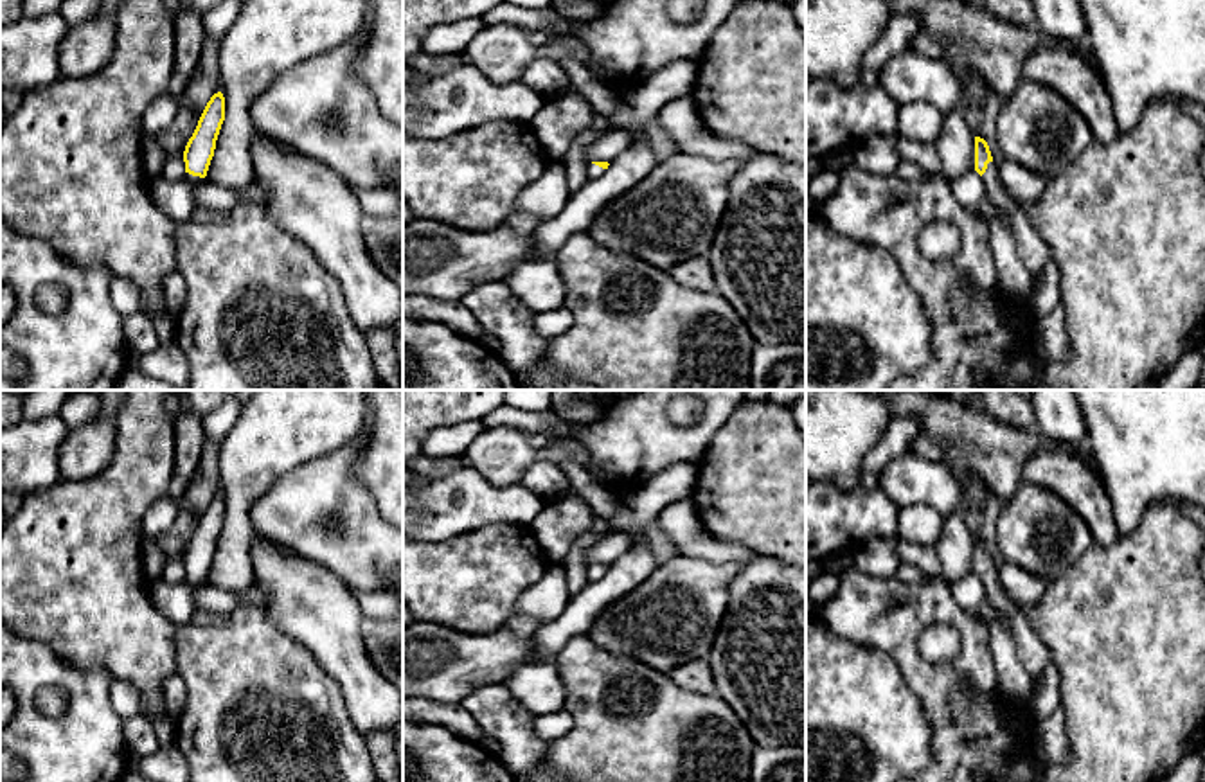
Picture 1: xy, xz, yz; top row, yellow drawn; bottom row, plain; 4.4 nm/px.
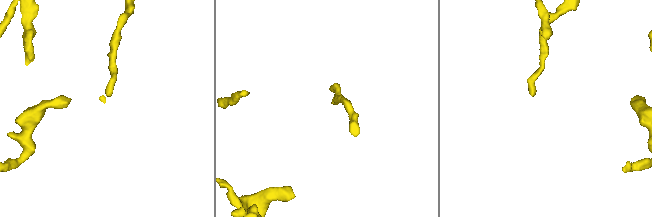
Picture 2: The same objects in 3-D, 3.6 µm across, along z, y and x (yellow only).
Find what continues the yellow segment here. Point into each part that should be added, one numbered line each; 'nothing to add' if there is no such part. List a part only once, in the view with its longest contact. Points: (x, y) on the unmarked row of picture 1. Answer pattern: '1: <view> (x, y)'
1: xy (213, 599)

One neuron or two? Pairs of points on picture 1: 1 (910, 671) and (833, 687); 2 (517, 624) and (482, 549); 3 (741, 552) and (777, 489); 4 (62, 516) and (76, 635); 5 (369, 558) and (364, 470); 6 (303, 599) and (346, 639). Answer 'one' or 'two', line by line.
1: two
2: two
3: two
4: one
5: two
6: one

